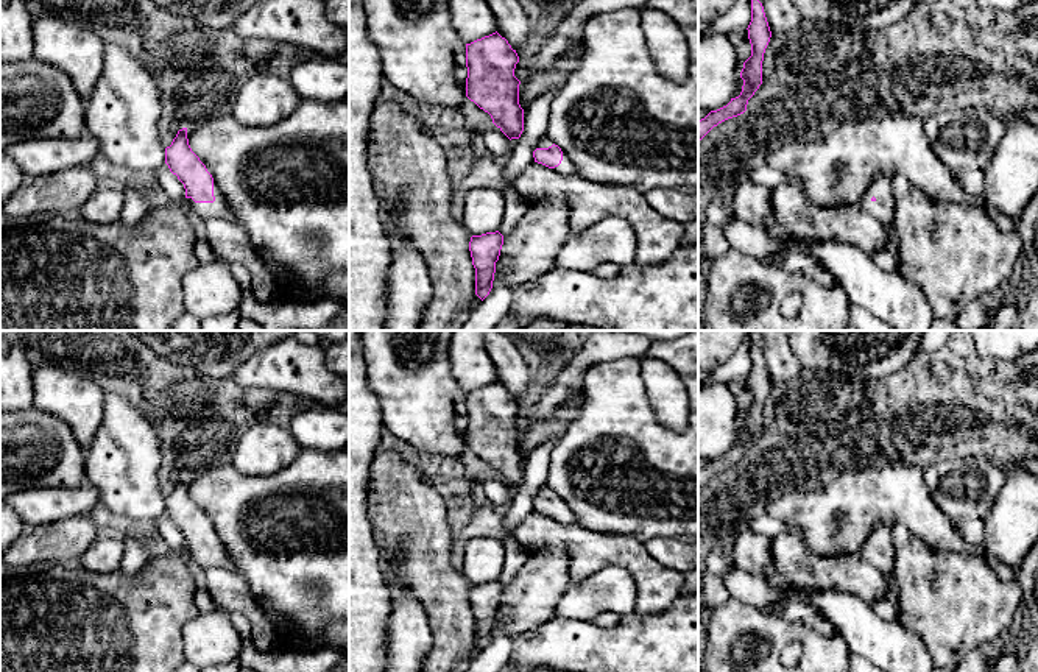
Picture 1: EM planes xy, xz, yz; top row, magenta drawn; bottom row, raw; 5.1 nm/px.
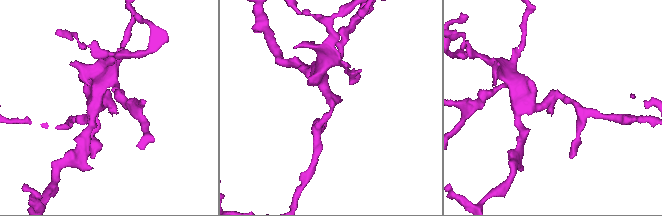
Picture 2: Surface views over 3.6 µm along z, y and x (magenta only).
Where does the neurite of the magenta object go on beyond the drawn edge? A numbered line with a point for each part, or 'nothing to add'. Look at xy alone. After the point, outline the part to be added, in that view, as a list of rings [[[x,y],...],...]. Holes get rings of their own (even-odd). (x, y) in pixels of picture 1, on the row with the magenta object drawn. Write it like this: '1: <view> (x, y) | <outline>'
1: xy (218, 209) | [[[214,181],[214,203],[195,203],[192,198],[185,198],[184,201],[189,204],[190,210],[195,212],[203,220],[207,218],[224,218],[231,221],[237,221],[235,215],[232,214],[223,192]]]

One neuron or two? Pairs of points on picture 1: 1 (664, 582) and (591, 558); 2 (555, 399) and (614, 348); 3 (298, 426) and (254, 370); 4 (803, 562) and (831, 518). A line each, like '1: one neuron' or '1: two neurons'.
1: one neuron
2: one neuron
3: two neurons
4: two neurons

